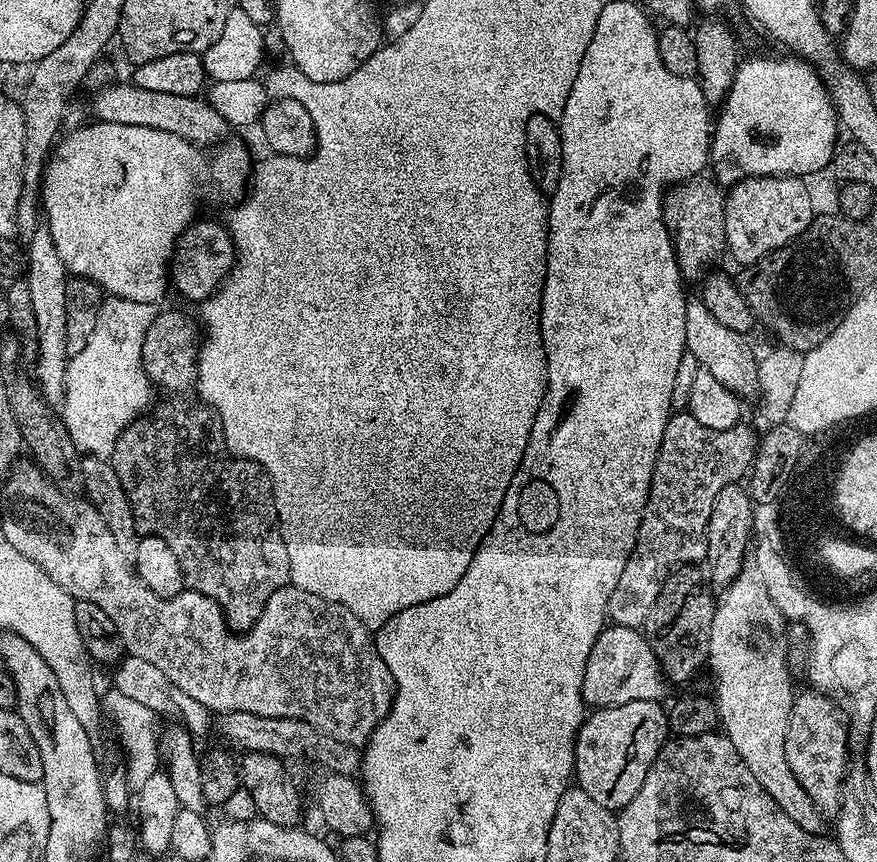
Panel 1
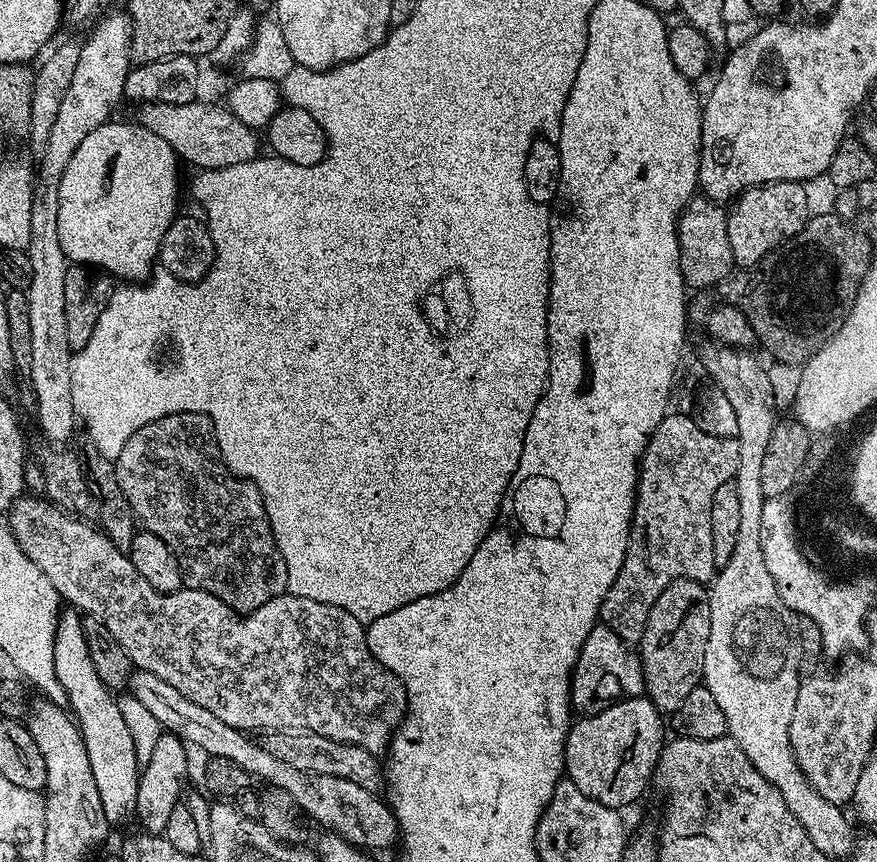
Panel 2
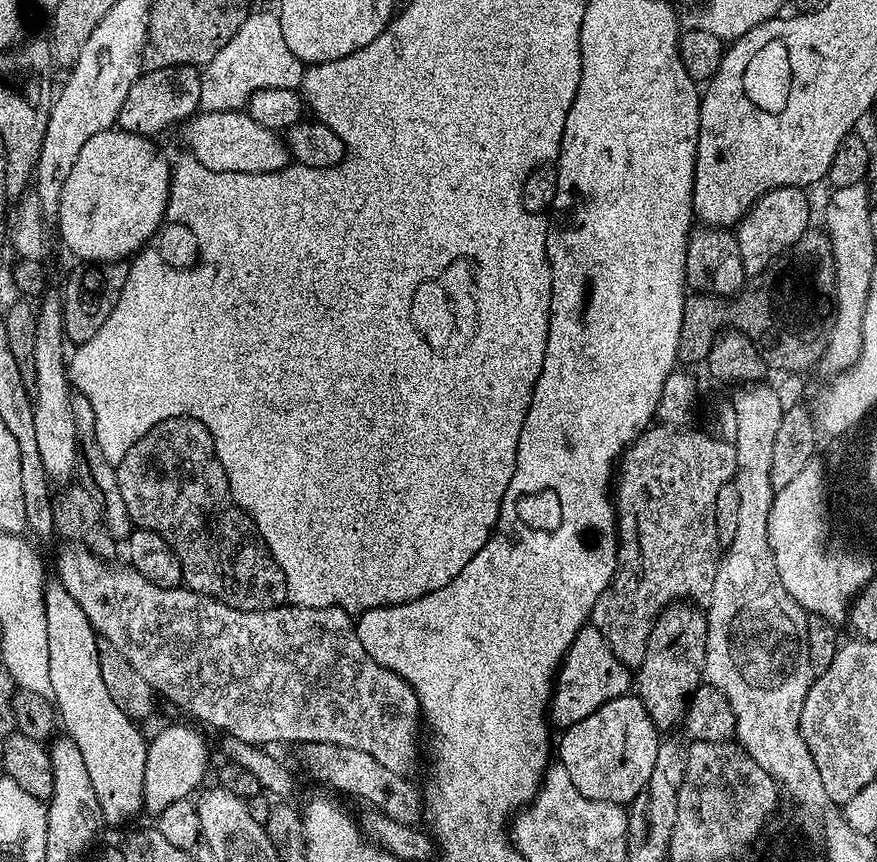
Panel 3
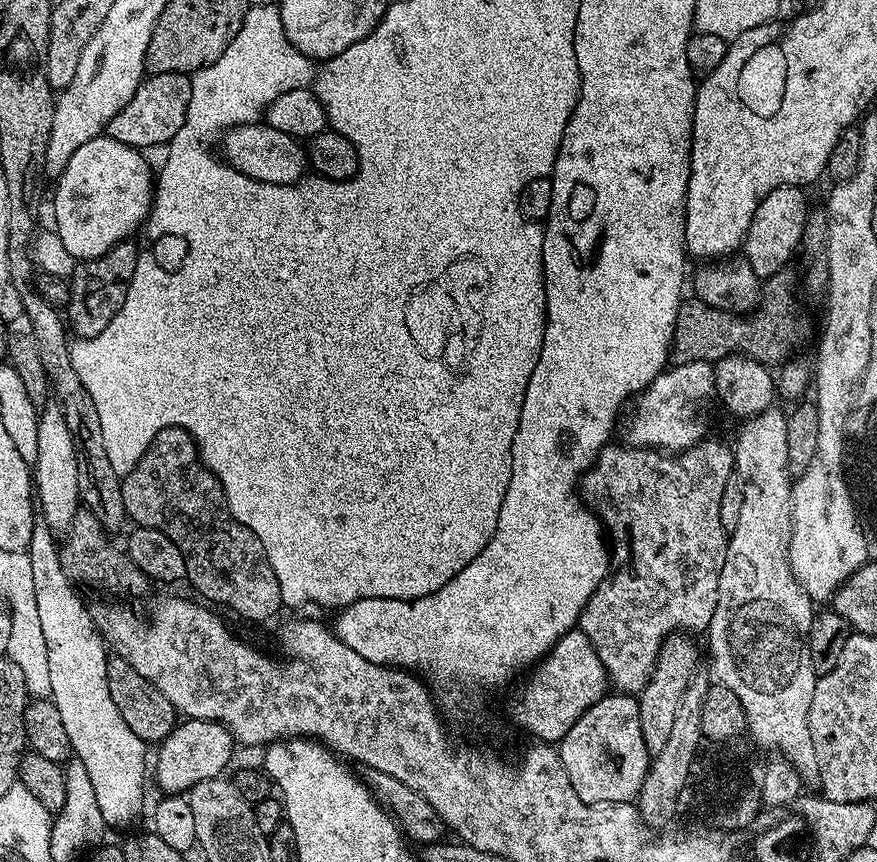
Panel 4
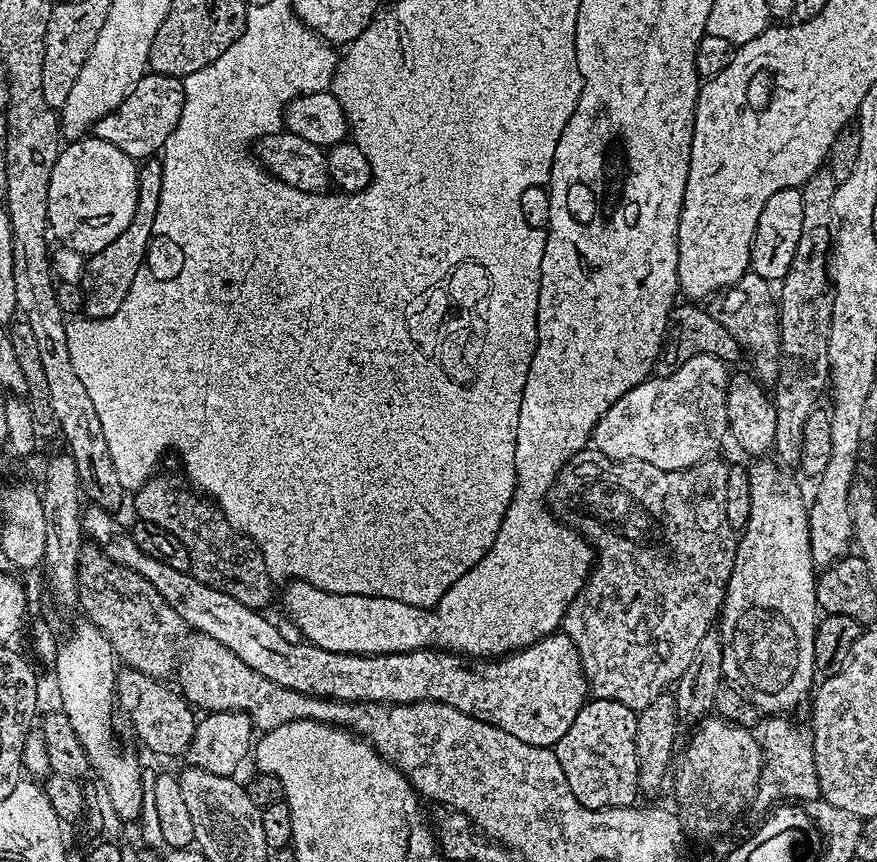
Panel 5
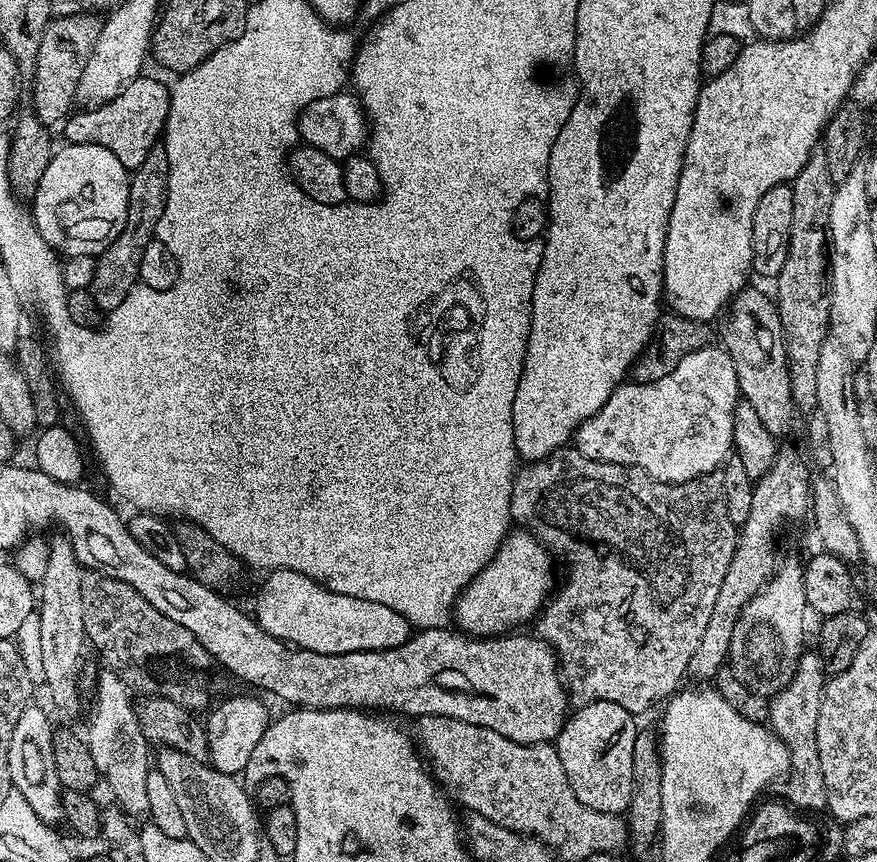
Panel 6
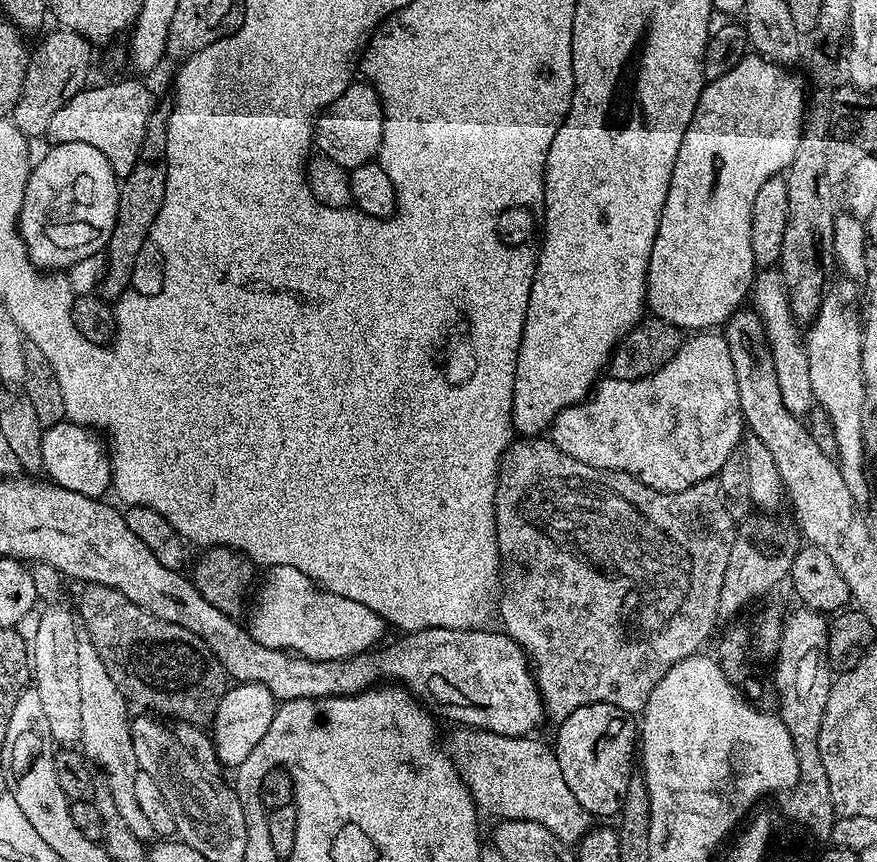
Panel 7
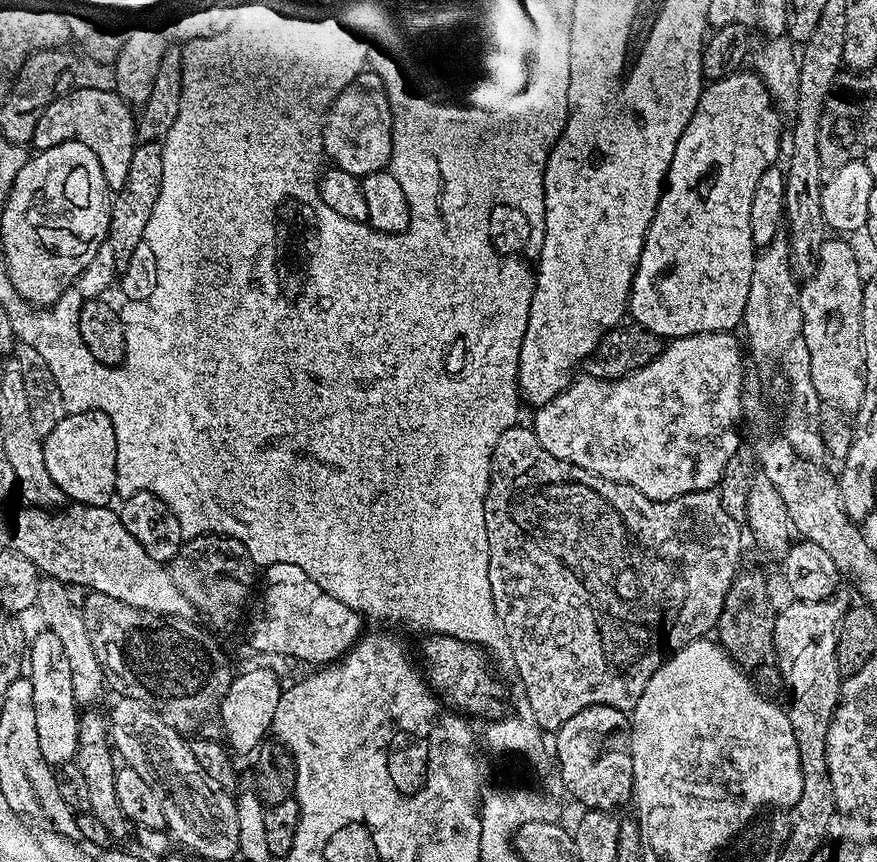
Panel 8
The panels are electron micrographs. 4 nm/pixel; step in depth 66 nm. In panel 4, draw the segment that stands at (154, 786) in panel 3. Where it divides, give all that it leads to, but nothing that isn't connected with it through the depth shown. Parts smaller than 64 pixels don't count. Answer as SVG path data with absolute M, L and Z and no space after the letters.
M185 719L177 723L165 740L160 741L156 756L156 784L164 794L184 794L198 782L214 780L232 760L232 733L217 720Z

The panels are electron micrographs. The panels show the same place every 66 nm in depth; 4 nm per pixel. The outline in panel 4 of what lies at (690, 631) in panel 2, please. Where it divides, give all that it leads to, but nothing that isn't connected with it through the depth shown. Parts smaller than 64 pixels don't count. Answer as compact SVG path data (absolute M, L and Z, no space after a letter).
M669 638L660 648L656 665L648 685L638 694L640 701L640 721L642 722L642 738L646 742L649 753L655 754L666 746L670 730L674 726L678 706L682 703L682 694L686 694L686 686L690 678L698 670L696 664L700 660L700 652L692 638Z

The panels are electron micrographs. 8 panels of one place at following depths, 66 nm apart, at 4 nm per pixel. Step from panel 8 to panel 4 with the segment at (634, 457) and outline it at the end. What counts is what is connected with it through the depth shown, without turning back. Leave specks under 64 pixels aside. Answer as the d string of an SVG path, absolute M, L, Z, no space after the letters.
M686 362L665 367L648 389L635 397L636 409L628 424L627 443L634 448L655 448L665 454L679 454L693 448L709 435L708 403L713 403L715 395L712 364Z

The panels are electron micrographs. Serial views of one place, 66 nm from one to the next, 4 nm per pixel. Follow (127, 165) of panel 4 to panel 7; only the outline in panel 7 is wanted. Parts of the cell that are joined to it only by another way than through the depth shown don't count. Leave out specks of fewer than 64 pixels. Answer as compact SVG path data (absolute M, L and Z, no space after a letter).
M86 142L54 144L47 150L49 152L40 161L37 159L33 163L28 174L18 227L24 245L28 247L28 259L37 269L66 270L82 258L103 253L107 249L118 214L121 181L114 174L114 170L110 170L110 162L106 162L106 158L100 151L94 150L94 146L86 146Z

